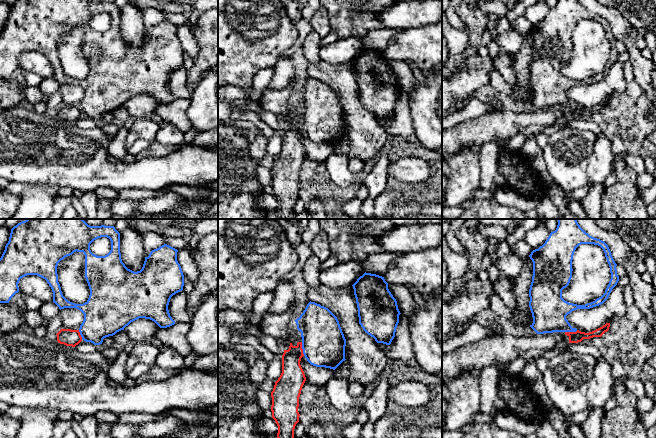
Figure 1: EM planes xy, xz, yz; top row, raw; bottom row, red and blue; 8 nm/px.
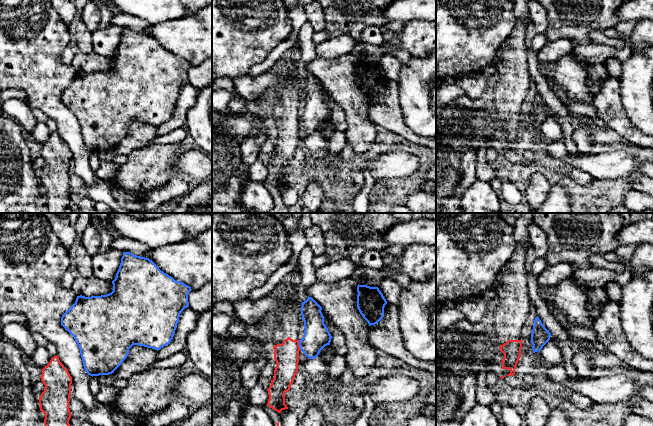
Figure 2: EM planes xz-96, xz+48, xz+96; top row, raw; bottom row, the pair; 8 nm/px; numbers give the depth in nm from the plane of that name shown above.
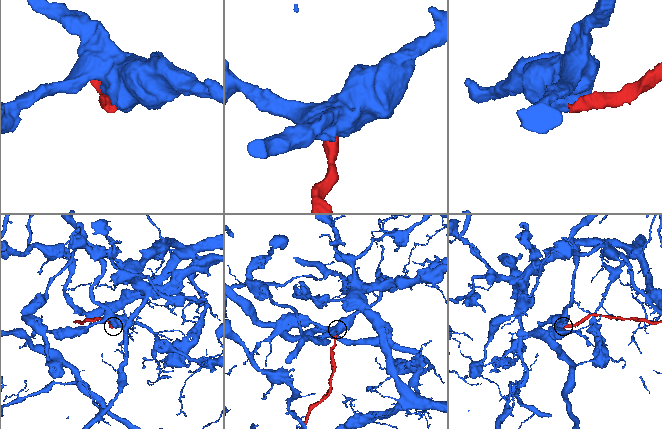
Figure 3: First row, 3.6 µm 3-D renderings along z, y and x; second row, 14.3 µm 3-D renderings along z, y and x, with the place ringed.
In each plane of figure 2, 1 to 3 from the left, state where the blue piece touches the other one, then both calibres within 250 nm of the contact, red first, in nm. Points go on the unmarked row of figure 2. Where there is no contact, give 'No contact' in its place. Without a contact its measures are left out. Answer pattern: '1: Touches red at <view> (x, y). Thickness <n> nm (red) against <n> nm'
1: No contact
2: Touches red at xz+48 (298, 121). Thickness 200 nm (red) against 220 nm
3: No contact

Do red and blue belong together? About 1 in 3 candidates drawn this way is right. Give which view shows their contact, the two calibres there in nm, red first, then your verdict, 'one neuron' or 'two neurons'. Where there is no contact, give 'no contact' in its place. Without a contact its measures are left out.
meets red in xz; 200 nm thick on the red side, 340 nm on the other; two neurons

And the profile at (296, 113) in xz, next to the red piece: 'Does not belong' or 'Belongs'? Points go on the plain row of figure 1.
Belongs

